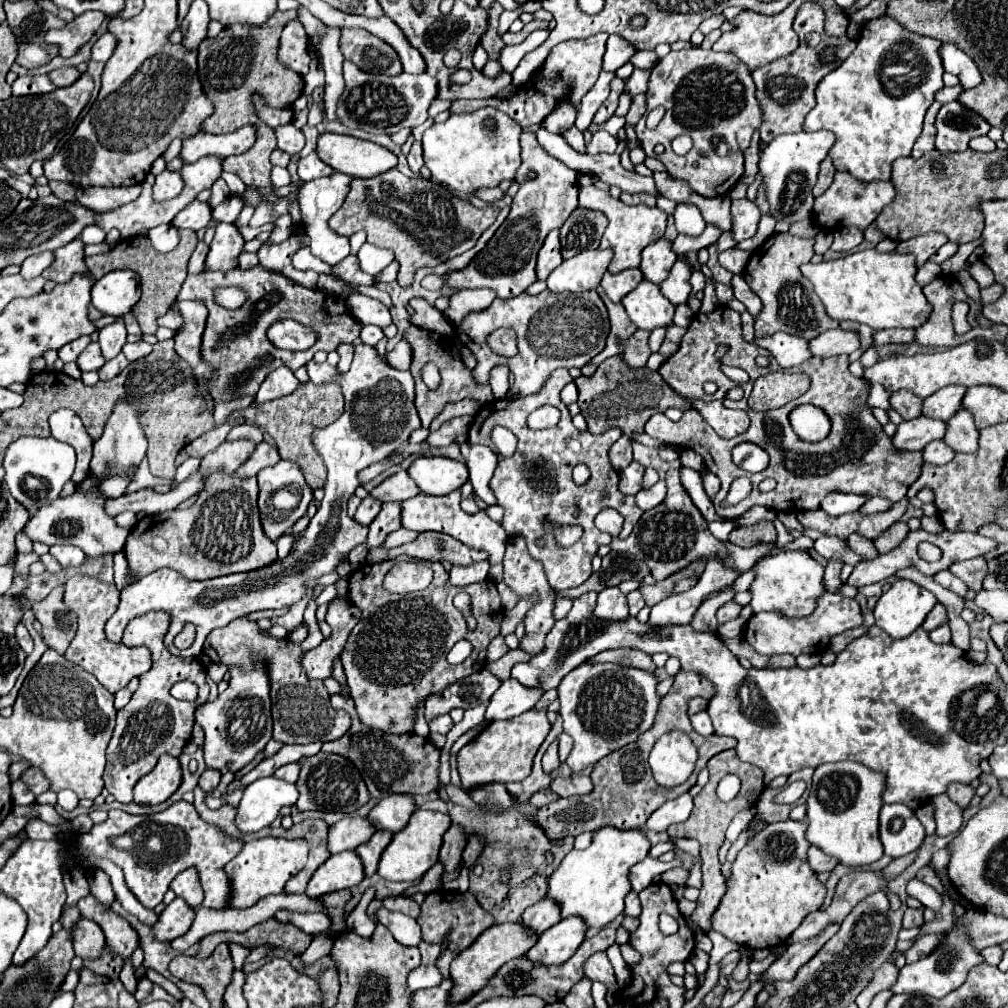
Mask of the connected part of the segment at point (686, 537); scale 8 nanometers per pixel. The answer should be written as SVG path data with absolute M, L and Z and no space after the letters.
M677 469L667 471L665 481L667 481L667 497L663 505L645 511L627 539L613 539L609 545L619 553L631 553L637 559L645 561L651 569L651 575L657 581L671 577L673 573L685 569L689 563L697 559L709 559L709 557L723 557L725 565L731 565L731 569L739 569L741 573L745 573L753 567L753 563L757 563L759 557L767 555L771 549L777 547L777 543L771 543L771 545L753 545L749 549L743 549L733 545L731 541L717 539L707 529L707 521L703 521L701 511L693 505L691 497L687 497L687 491L679 481L679 471Z

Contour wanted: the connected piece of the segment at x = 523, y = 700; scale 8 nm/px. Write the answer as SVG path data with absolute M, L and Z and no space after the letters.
M507 679L497 689L495 697L491 697L491 703L487 707L485 719L497 721L497 719L513 719L529 709L541 699L543 689L527 689L525 685L519 685L515 679Z

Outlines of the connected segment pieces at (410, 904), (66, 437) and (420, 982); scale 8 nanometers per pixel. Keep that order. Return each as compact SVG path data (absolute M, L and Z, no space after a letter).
M401 895L399 897L385 897L383 905L385 905L385 909L405 913L405 915L409 915L413 919L417 919L419 913L421 913L421 907L411 897L401 897Z
M59 409L49 417L51 435L59 441L67 441L77 451L77 469L71 477L71 481L77 485L89 475L89 461L91 461L91 447L93 439L85 431L79 415L71 409Z
M419 965L417 969L413 969L409 973L409 979L407 979L407 985L411 991L417 991L417 989L423 989L423 987L433 987L441 981L441 973L435 965Z

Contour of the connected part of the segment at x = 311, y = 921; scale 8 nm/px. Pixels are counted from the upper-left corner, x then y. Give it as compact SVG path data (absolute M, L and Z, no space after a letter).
M277 911L275 919L287 923L291 921L293 925L297 925L299 929L303 929L305 933L317 935L323 933L331 927L331 921L325 913L295 913L295 911Z

